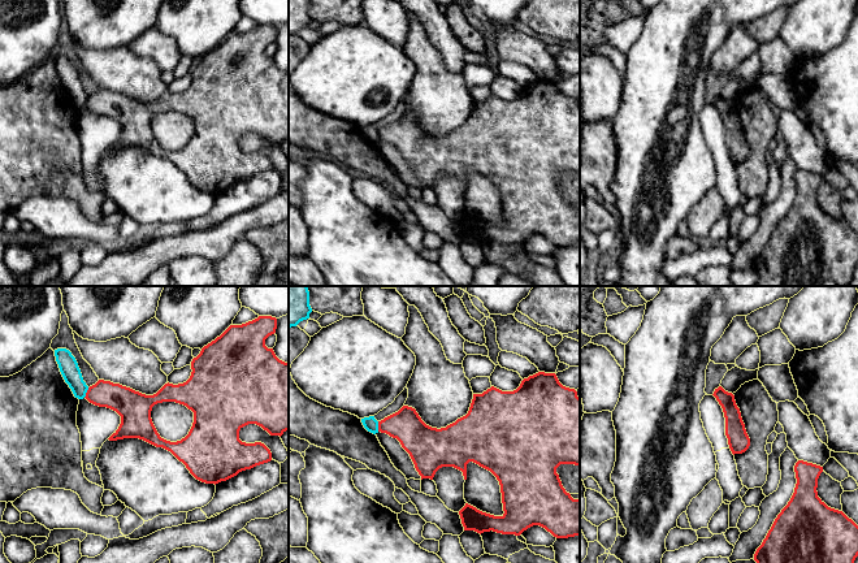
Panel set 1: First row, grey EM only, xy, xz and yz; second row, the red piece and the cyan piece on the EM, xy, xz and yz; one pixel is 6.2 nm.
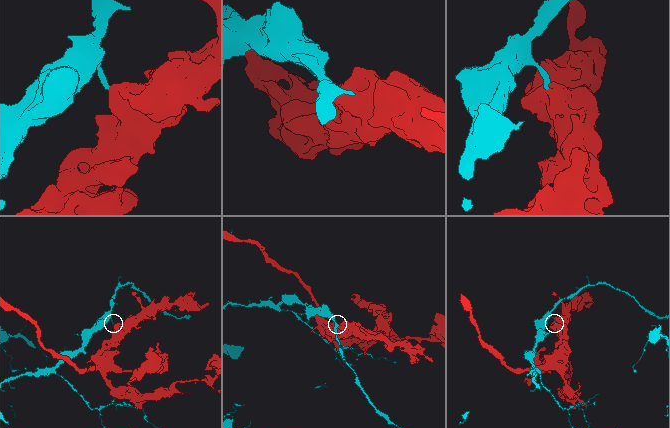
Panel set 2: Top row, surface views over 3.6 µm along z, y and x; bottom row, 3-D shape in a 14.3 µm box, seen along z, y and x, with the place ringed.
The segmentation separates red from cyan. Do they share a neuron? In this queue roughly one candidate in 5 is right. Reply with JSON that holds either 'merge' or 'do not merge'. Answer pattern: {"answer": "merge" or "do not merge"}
{"answer": "do not merge"}

